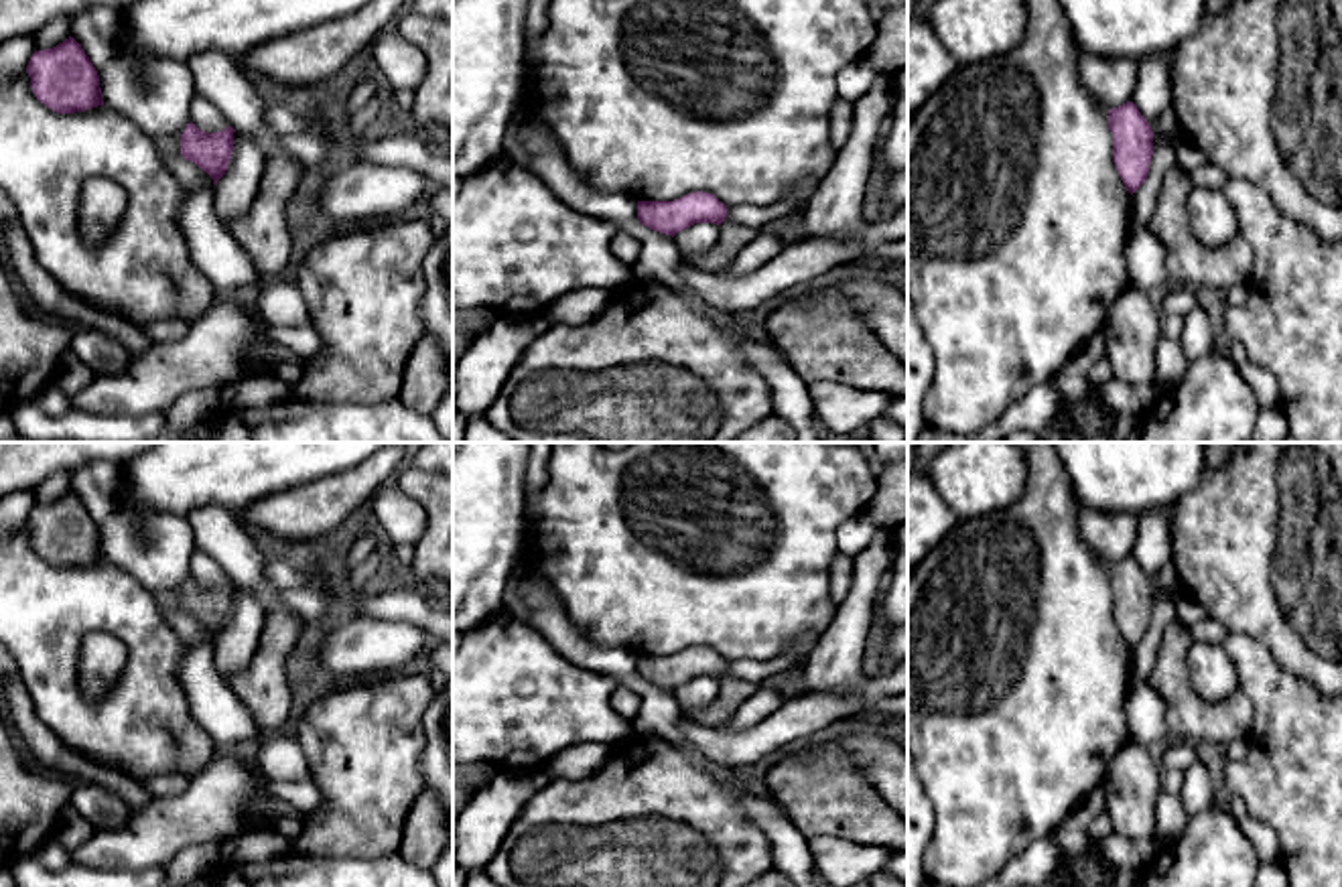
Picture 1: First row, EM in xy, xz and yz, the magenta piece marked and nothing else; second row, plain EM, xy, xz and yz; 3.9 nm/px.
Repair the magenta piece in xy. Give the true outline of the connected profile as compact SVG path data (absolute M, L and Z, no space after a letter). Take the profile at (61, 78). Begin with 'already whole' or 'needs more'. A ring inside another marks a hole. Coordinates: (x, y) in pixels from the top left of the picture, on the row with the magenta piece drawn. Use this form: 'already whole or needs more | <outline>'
already whole | M73 37L53 49L35 51L26 73L35 97L57 114L104 106L99 75Z

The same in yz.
already whole | M1133 101L1109 110L1113 134L1113 162L1127 191L1133 195L1147 179L1153 132Z

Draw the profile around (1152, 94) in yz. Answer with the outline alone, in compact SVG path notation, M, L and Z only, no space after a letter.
M1159 53L1139 61L1137 85L1131 101L1149 124L1171 110L1171 59L1173 53Z

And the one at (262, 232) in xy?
M284 156L266 160L248 211L223 221L264 278L284 276L294 260L286 203L298 183L300 170L294 162Z

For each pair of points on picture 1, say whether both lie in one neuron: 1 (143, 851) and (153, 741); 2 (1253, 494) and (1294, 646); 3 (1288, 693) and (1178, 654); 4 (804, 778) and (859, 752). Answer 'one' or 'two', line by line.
1: two
2: one
3: two
4: two

